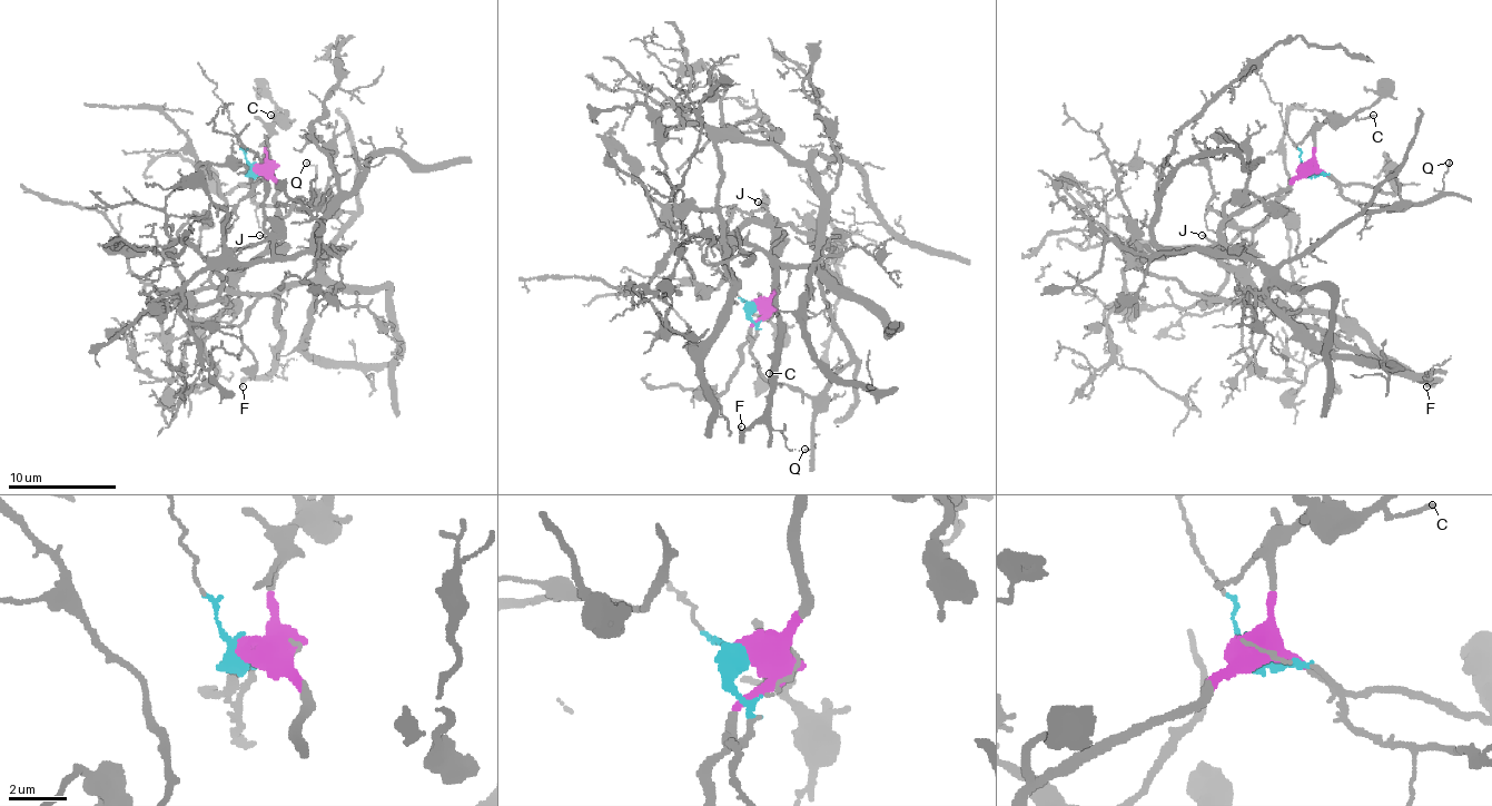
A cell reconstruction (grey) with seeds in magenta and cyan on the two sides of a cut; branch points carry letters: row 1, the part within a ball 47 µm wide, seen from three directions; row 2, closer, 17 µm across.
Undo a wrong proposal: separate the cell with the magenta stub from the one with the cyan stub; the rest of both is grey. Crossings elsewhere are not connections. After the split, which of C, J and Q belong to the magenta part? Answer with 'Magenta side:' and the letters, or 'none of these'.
Magenta side: C, J

